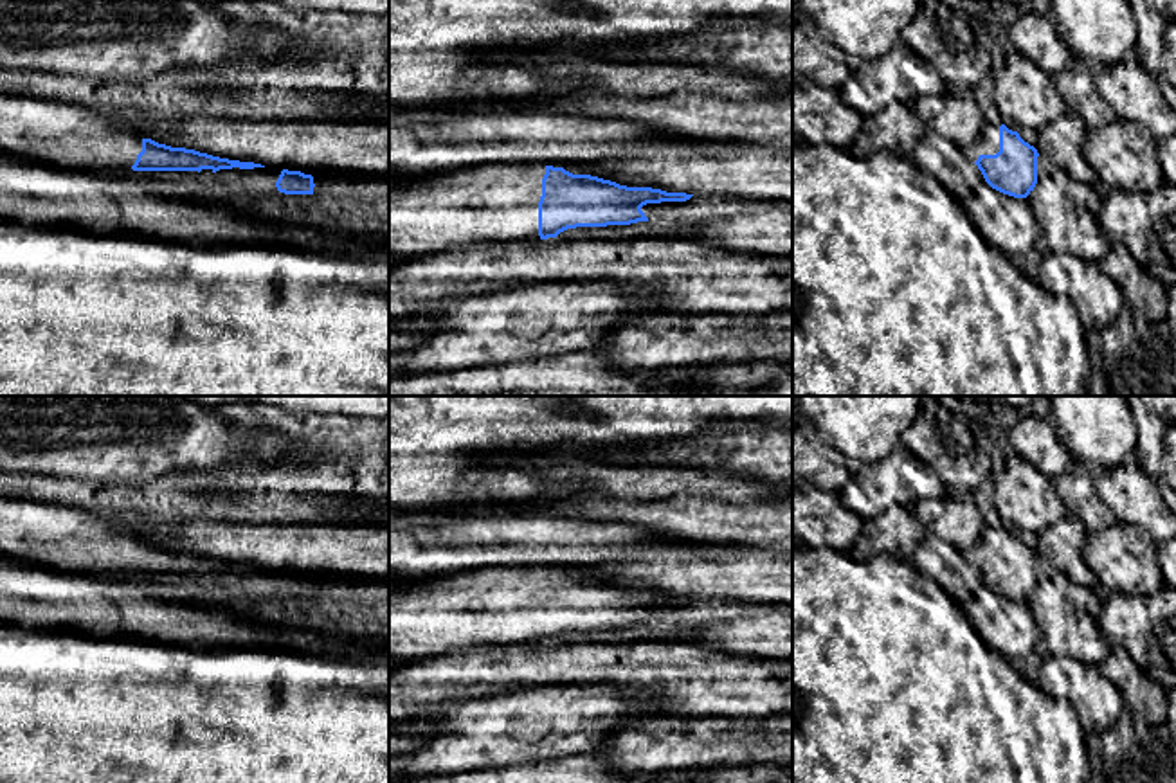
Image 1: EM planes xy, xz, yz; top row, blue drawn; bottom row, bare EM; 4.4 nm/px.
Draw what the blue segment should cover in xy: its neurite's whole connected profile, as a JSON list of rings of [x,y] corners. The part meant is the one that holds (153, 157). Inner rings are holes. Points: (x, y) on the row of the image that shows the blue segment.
[[[0,90],[0,153],[95,173],[265,167],[158,144],[77,103],[5,90]]]

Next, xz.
[[[483,166],[432,171],[389,189],[389,250],[402,256],[427,256],[472,247],[479,241],[531,241],[556,238],[576,227],[630,225],[648,221],[641,211],[647,203],[686,202],[692,196],[652,187],[627,187],[553,166]]]

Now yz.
[[[983,122],[963,153],[978,166],[985,182],[1003,194],[1027,198],[1037,184],[1037,149],[1005,124]]]

